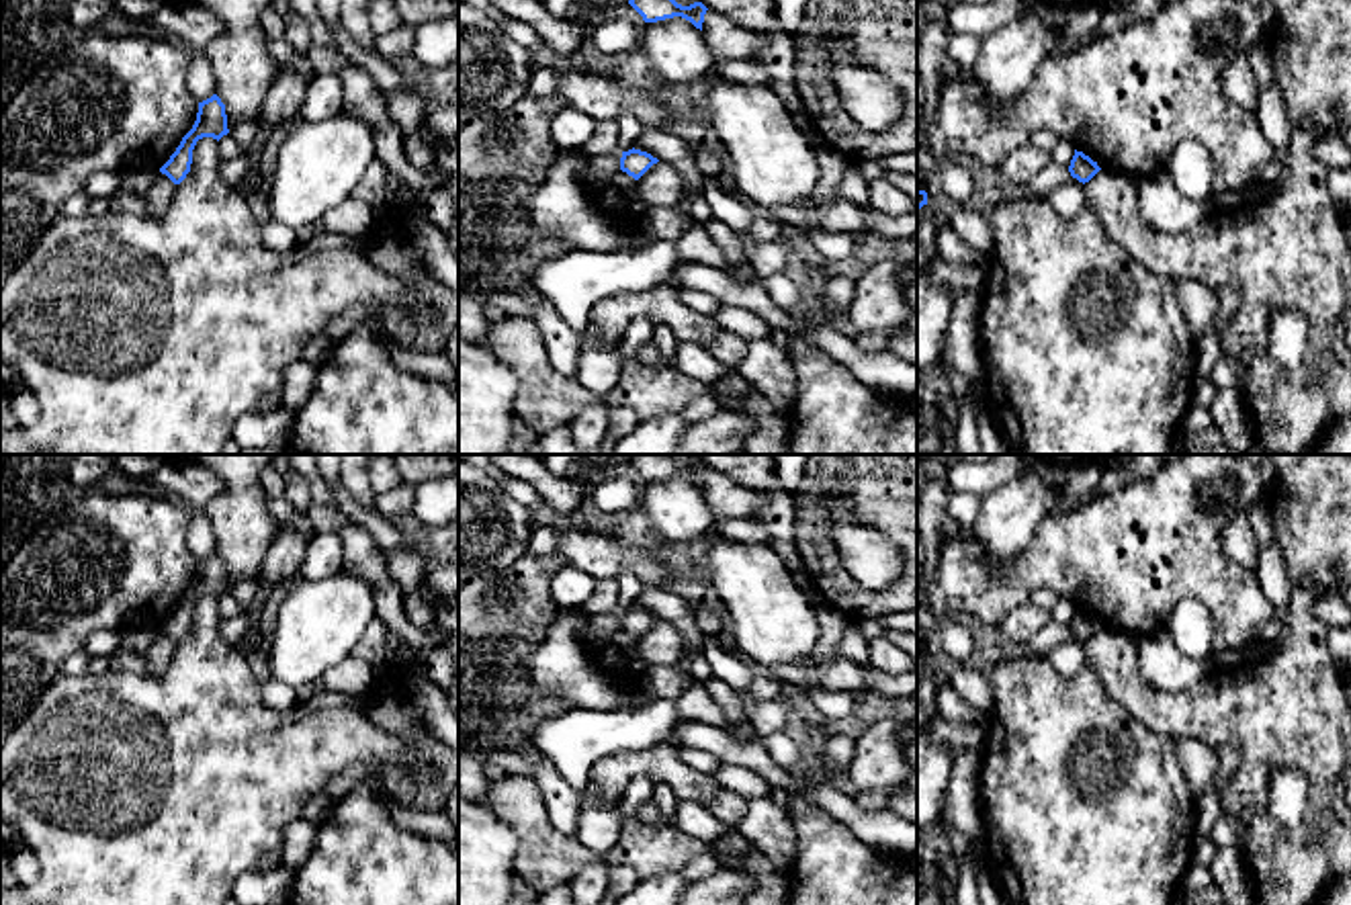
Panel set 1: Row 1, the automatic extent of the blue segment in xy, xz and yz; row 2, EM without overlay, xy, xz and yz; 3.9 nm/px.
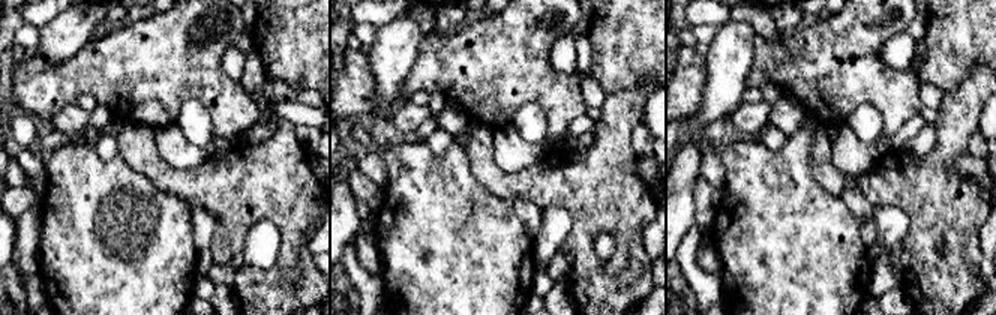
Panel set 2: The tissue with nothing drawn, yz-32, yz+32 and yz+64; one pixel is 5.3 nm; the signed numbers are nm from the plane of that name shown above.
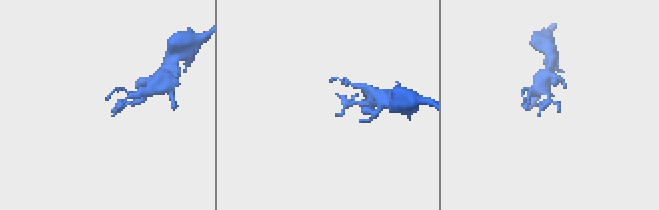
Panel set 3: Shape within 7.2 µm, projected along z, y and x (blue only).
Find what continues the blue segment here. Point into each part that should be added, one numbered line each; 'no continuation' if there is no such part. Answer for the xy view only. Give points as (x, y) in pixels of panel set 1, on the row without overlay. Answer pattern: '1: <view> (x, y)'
no continuation

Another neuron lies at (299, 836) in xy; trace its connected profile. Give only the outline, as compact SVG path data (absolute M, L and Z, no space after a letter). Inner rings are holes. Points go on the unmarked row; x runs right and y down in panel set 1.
M295 819L285 829L282 866L299 870L311 856L317 842L317 825L305 819Z

